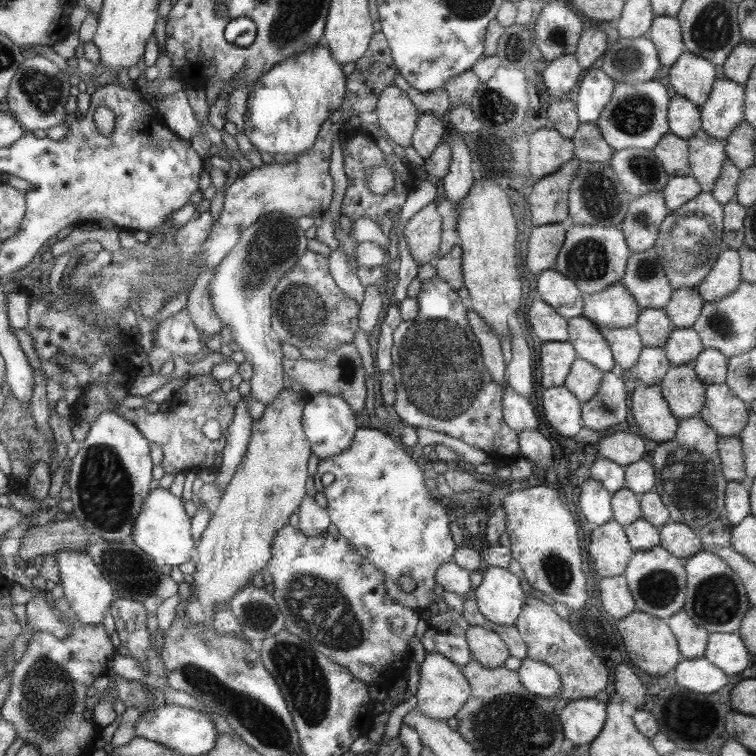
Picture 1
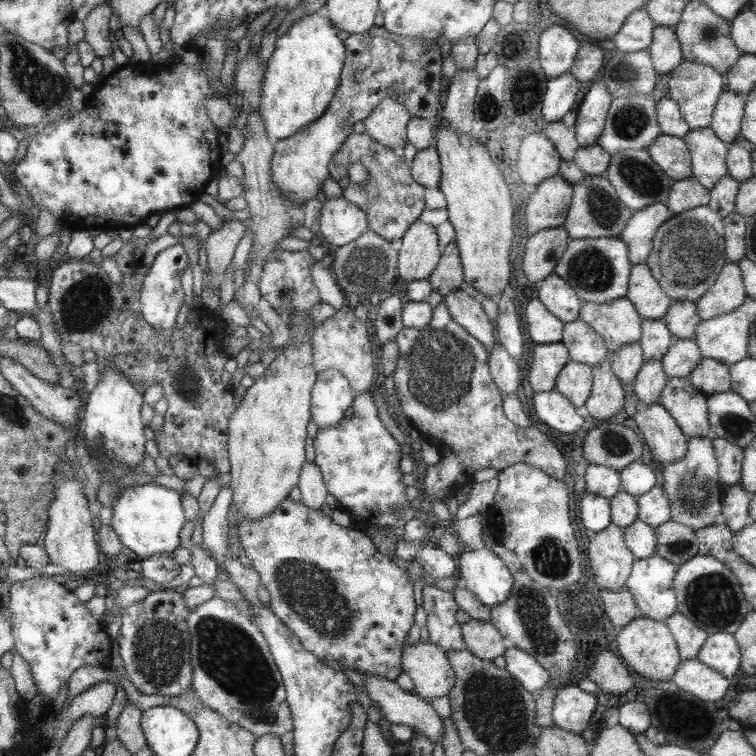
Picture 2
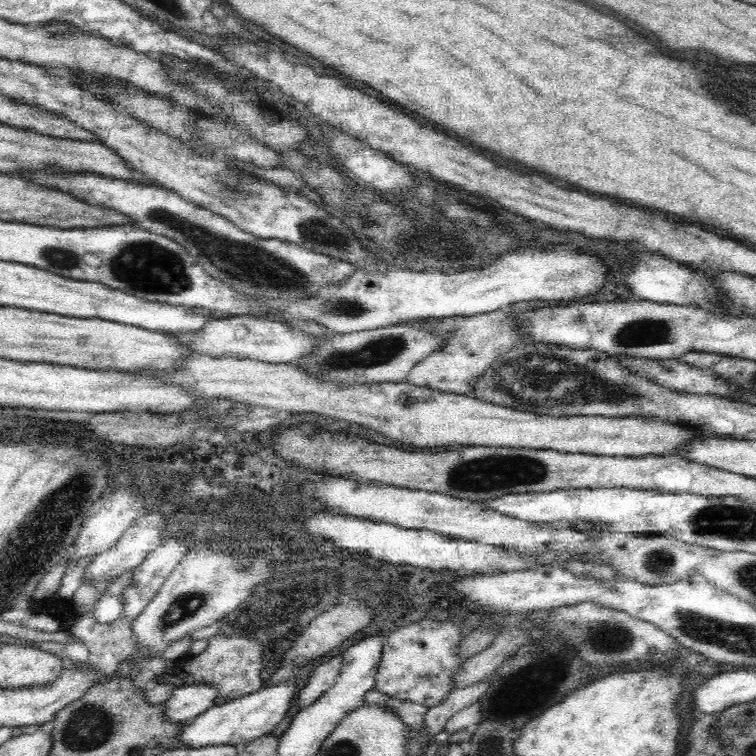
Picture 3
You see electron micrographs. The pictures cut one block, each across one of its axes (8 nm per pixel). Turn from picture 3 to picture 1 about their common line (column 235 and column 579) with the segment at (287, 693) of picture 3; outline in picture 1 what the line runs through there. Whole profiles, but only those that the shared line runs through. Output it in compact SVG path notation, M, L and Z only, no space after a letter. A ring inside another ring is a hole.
M595 698L572 700L559 714L569 746L579 747L594 741L606 724L606 702Z

